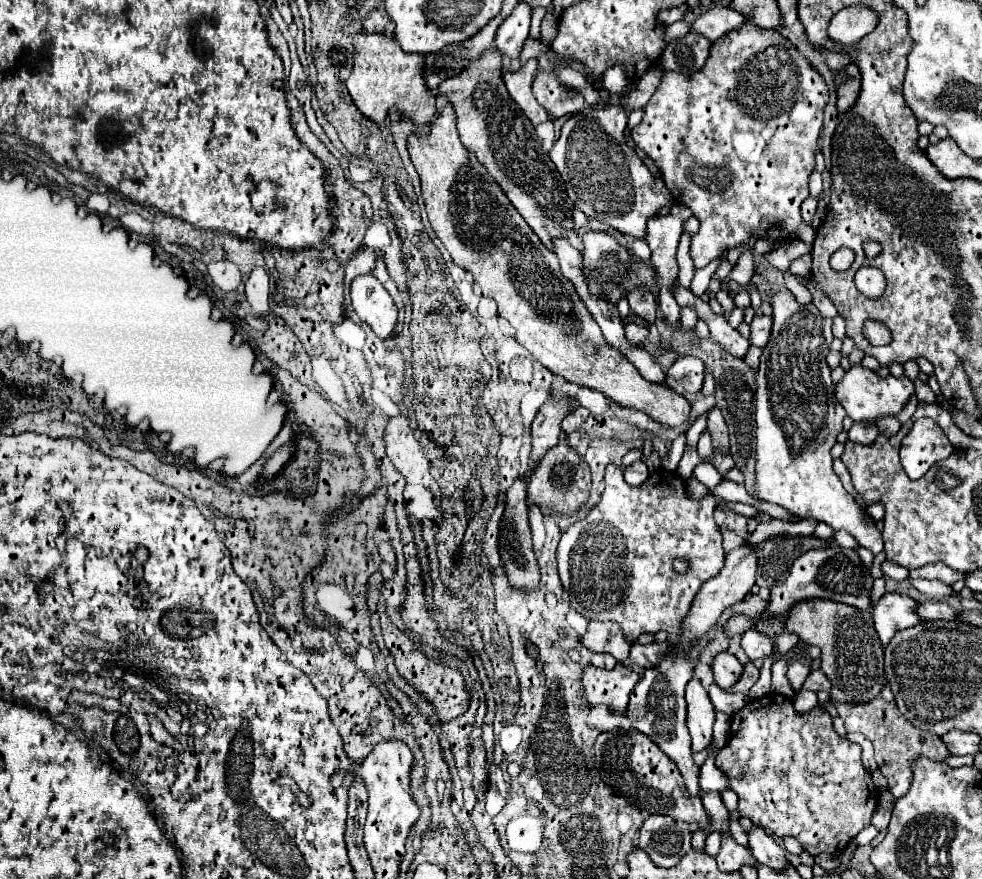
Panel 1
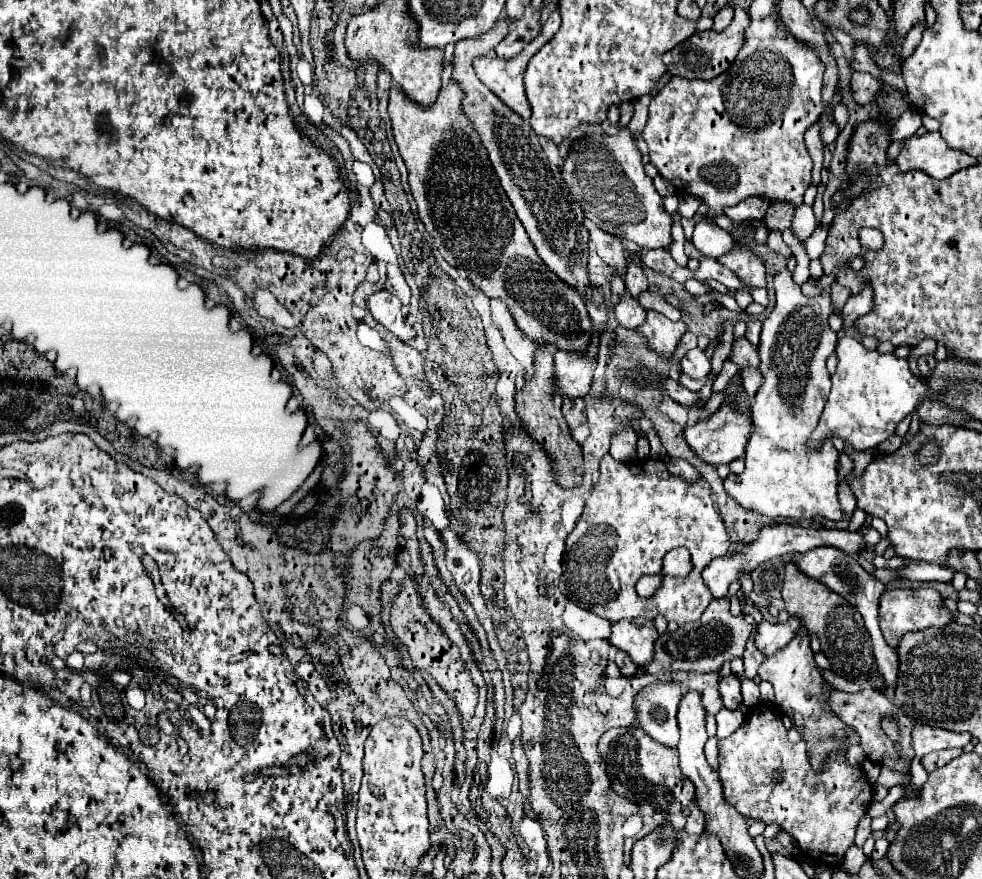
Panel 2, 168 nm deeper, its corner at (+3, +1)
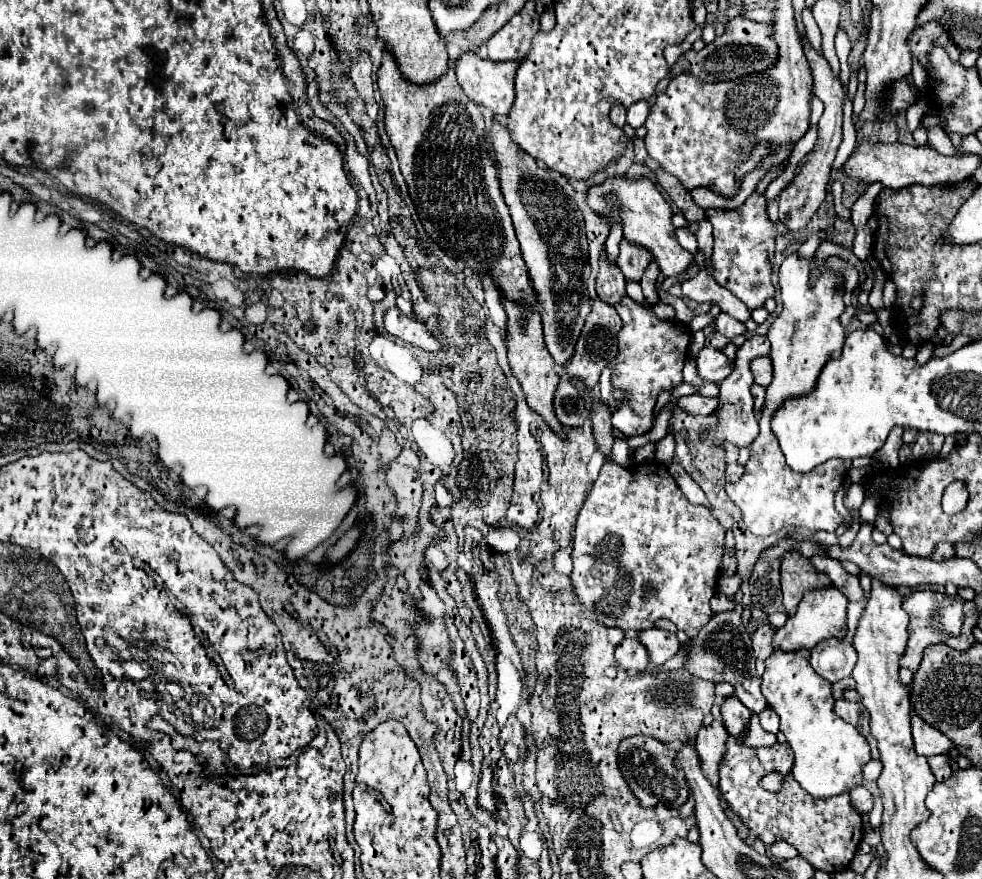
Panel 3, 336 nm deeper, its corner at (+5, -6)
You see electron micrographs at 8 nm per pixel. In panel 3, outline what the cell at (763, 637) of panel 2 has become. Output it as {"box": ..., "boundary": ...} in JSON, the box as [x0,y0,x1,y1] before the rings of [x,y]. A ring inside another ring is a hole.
{"box":[773,586,849,652],"boundary":[[[835,586],[829,588],[817,588],[811,590],[797,606],[797,614],[787,618],[787,624],[777,630],[773,636],[773,644],[781,650],[793,652],[793,650],[811,650],[825,638],[845,638],[847,636],[847,604],[849,598]]]}

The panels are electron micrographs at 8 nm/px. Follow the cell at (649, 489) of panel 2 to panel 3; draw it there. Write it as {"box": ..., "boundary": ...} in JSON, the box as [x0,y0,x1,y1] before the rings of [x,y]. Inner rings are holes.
{"box":[571,462,725,638],"boundary":[[[607,462],[577,516],[571,580],[579,604],[593,610],[597,622],[603,622],[605,626],[639,632],[653,628],[659,618],[667,618],[693,638],[707,624],[707,618],[711,618],[709,600],[717,588],[723,538],[725,528],[705,506],[693,506],[683,496],[663,464],[637,464],[635,470],[627,470],[615,462]],[[641,590],[651,592],[641,596]]]}

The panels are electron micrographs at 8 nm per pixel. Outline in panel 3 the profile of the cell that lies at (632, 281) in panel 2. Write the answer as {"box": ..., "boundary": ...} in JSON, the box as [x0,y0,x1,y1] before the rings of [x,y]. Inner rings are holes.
{"box":[617,238,653,282],"boundary":[[[625,238],[619,242],[619,256],[617,262],[625,274],[627,280],[639,282],[643,272],[647,270],[647,266],[653,262],[653,254],[647,254],[647,250],[643,250],[643,246],[631,246],[631,242],[627,242]]]}

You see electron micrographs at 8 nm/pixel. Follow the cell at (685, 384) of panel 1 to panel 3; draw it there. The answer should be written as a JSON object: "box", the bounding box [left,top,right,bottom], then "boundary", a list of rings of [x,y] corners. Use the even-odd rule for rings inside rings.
{"box":[697,346,733,384],"boundary":[[[705,346],[699,354],[697,354],[697,372],[703,380],[721,384],[723,378],[727,378],[733,370],[733,362],[717,348]]]}

